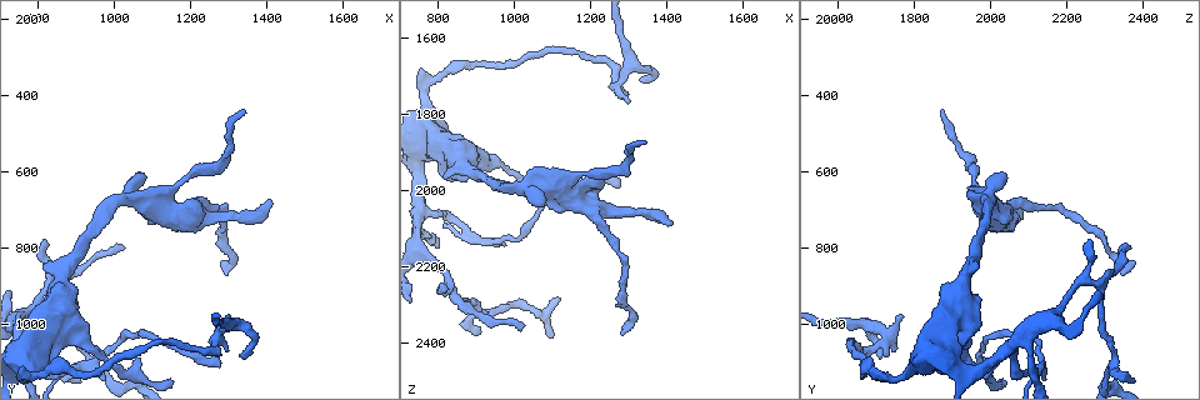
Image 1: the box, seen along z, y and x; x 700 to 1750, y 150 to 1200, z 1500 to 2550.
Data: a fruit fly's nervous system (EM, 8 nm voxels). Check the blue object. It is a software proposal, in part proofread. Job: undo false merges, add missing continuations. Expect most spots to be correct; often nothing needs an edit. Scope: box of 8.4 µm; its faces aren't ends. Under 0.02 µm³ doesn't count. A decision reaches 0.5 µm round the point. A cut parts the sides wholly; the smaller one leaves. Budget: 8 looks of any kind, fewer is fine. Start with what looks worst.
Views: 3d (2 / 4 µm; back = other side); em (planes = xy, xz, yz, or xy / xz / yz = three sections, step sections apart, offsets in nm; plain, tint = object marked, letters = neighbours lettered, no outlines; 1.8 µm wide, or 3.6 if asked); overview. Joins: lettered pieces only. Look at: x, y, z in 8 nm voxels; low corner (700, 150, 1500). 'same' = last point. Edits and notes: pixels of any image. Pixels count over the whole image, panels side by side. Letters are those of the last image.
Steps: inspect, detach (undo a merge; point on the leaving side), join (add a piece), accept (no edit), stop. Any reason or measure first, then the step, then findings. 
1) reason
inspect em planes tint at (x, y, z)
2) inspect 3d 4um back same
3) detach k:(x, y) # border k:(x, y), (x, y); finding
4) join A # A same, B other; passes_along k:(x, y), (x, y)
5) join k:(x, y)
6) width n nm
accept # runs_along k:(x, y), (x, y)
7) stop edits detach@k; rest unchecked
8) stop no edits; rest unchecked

arms part here
inspect 3d 4um at (810, 1050, 1885)

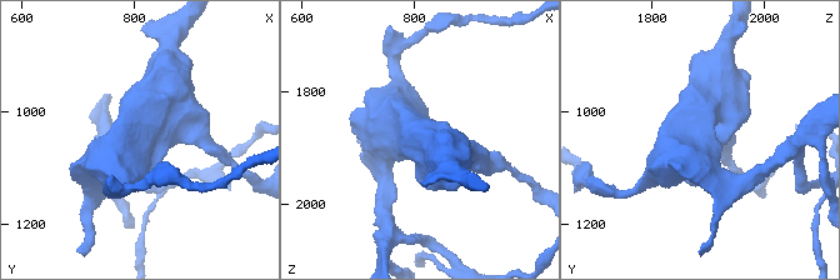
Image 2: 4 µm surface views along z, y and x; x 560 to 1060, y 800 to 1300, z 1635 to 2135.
shape alone is not enough
inspect em yz step 16 tint at (815, 1050, 1885)

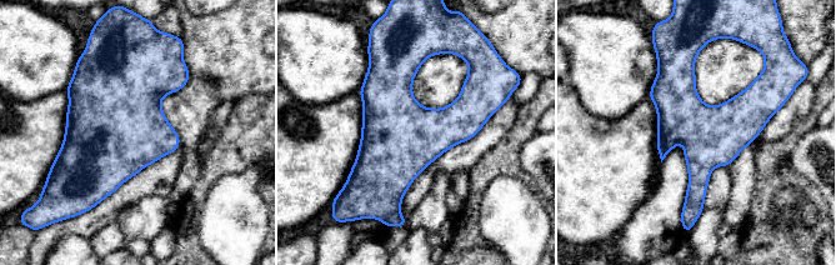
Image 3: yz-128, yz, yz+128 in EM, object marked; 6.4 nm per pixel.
inspect em planes letters same

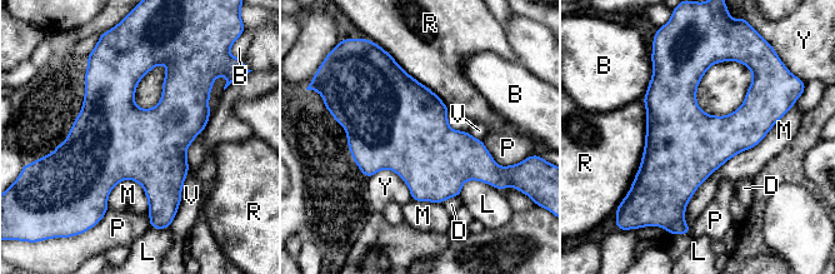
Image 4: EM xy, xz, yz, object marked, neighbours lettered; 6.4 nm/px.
accept # B other, D other, L other, M other, P other, R other, V other, Y other; border 4:(784, 114), (696, 189), (686, 224); all the same cell

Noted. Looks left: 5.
an open end
inspect em planes letters at (1405, 680, 2090)

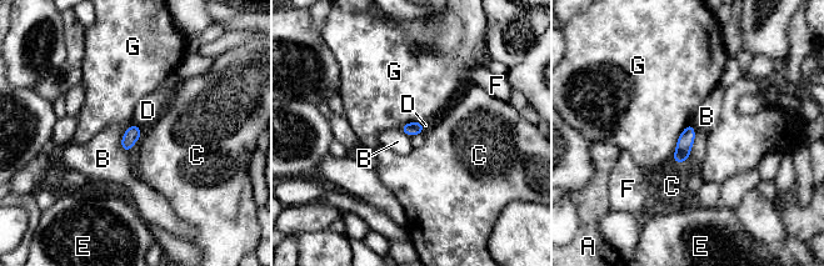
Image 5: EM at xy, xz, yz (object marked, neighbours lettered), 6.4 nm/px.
accept # A other, B other, C other, D other, E other, F other, G other; border 5:(133, 124), (121, 137), (128, 154); none of them fits

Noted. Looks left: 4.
abrupt turn
inspect em yz step 4 letters at (1275, 1035, 1730)

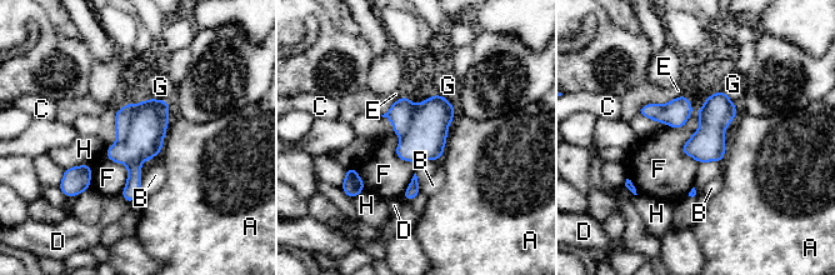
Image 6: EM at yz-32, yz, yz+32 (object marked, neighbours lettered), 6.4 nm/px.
longest_contact F 440 nm
detach 6:(123, 118) # A other, B other, C other, D other, E other, F other, G other, H other; two cells meet here

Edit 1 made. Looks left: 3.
stop edits detach@6; rest unchecked

